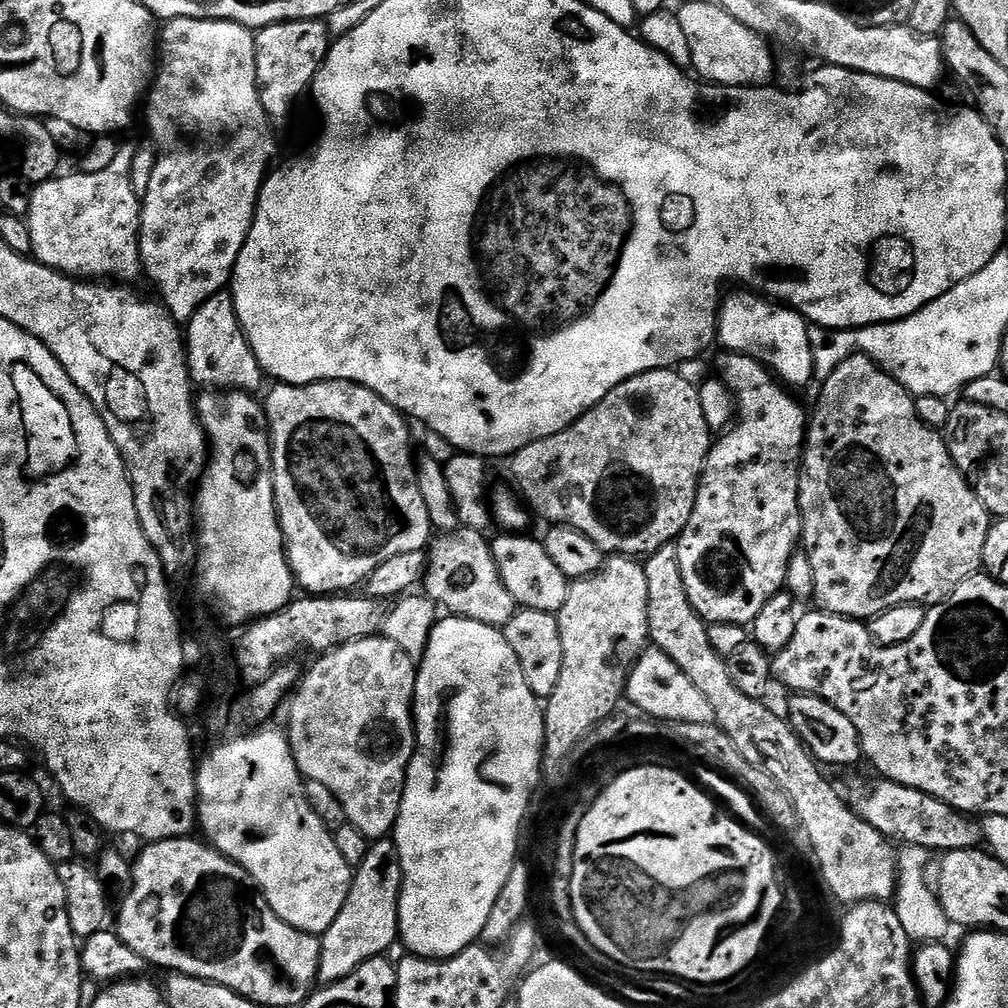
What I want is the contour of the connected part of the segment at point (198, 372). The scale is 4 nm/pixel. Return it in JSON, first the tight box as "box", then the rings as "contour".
{"box":[186,291,266,394],"contour":[[[231,291],[214,294],[193,316],[186,321],[186,355],[188,374],[193,385],[204,390],[227,390],[256,394],[266,374],[260,368],[258,358],[244,337],[238,314],[234,310]]]}

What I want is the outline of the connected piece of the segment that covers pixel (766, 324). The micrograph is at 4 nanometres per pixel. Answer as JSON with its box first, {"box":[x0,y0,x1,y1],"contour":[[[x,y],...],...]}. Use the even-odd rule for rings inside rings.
{"box":[716,291,816,389],"contour":[[[729,291],[720,302],[716,318],[716,340],[721,344],[721,349],[754,358],[789,389],[804,388],[808,383],[813,383],[816,371],[814,354],[810,350],[808,321],[788,305],[759,291],[736,291],[740,292]]]}

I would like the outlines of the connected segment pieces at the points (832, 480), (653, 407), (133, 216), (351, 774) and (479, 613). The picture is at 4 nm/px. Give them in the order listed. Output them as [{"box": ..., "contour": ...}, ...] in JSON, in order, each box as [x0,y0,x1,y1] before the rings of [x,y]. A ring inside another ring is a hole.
[{"box":[800,356,990,622],"contour":[[[848,356],[819,385],[820,397],[816,400],[816,409],[811,409],[806,424],[804,454],[800,462],[800,517],[802,530],[800,539],[802,550],[810,558],[814,569],[815,603],[823,611],[833,612],[835,616],[851,616],[861,622],[890,610],[899,604],[924,604],[939,602],[948,597],[961,582],[981,571],[982,546],[986,546],[986,534],[990,527],[990,514],[986,506],[974,494],[968,480],[958,469],[948,449],[948,443],[937,429],[926,426],[918,418],[916,401],[912,393],[907,392],[890,373],[883,372],[868,356]]]},{"box":[511,368,714,558],"contour":[[[659,368],[638,374],[610,390],[602,402],[598,402],[586,415],[579,416],[572,425],[558,434],[550,434],[550,438],[542,438],[530,442],[522,450],[518,450],[511,457],[512,476],[516,479],[515,487],[522,493],[527,507],[533,513],[548,519],[549,525],[565,524],[590,538],[605,554],[618,556],[630,556],[633,558],[647,558],[654,555],[662,546],[673,543],[680,539],[682,530],[686,530],[686,522],[690,522],[690,514],[694,514],[694,502],[698,494],[700,476],[704,472],[704,463],[708,457],[708,451],[714,443],[714,433],[708,427],[706,417],[702,415],[702,398],[697,385],[686,382],[686,378],[680,376],[679,371],[672,368]]]},{"box":[27,143,143,284],"contour":[[[135,143],[128,144],[119,149],[114,162],[110,163],[104,170],[97,173],[88,173],[83,170],[77,170],[73,176],[57,175],[55,178],[46,181],[44,184],[35,185],[31,189],[31,200],[29,202],[29,212],[27,214],[28,229],[30,230],[30,242],[32,243],[31,255],[40,263],[45,264],[48,268],[53,268],[55,272],[62,272],[65,276],[79,278],[85,282],[125,282],[134,284],[140,276],[143,277],[143,264],[140,258],[140,226],[141,226],[141,210],[143,203],[141,197],[138,197],[133,188],[133,183],[130,182],[130,166],[133,165],[134,154],[136,153],[137,145]]]},{"box":[286,634,418,842],"contour":[[[377,634],[370,638],[362,638],[358,642],[350,642],[346,646],[335,648],[332,652],[323,653],[317,660],[320,661],[309,672],[307,669],[303,673],[302,679],[295,689],[290,703],[287,705],[287,708],[289,707],[288,728],[286,727],[288,745],[294,754],[294,762],[296,763],[296,769],[300,771],[300,775],[305,780],[322,782],[322,786],[328,787],[330,794],[334,794],[334,798],[338,798],[338,802],[342,802],[345,821],[354,825],[358,830],[362,830],[362,834],[367,836],[369,841],[375,842],[387,837],[396,827],[396,819],[400,813],[400,803],[404,793],[404,779],[408,773],[410,758],[416,749],[416,721],[412,715],[412,699],[416,689],[418,664],[417,661],[410,658],[410,654],[406,654],[406,650],[401,650],[398,646],[394,646],[394,642],[385,639],[382,634]]]},{"box":[422,526,518,629],"contour":[[[463,526],[454,534],[433,539],[426,556],[422,588],[428,599],[445,613],[482,622],[491,628],[503,629],[518,611],[514,598],[510,598],[510,590],[504,588],[498,574],[489,537]]]}]

